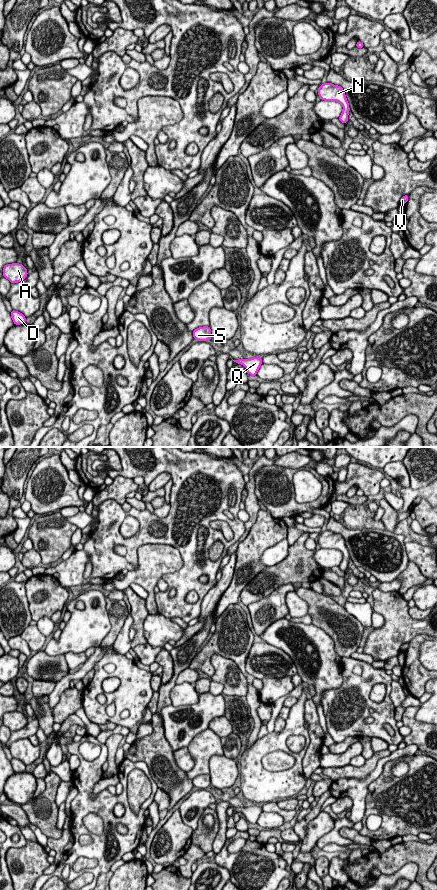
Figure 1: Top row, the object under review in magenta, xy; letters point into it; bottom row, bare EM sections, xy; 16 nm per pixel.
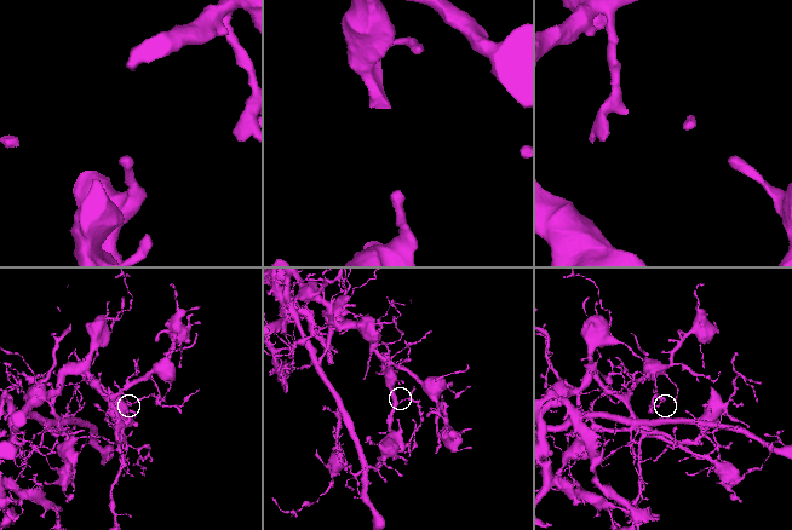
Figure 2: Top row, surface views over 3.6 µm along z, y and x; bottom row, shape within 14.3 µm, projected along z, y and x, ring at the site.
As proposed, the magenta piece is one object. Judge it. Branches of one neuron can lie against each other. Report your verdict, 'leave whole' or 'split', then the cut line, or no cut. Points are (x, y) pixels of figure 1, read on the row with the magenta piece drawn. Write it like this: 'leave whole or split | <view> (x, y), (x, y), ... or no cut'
leave whole | no cut

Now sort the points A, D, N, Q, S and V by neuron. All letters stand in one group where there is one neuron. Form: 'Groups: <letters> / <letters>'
Groups: A D N Q S V

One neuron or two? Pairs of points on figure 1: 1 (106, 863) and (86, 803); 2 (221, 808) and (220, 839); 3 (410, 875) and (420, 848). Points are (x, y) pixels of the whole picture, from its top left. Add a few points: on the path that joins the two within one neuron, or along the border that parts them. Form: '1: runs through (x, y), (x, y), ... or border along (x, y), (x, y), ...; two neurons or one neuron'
1: runs through (104, 846), (107, 817), (103, 813); one neuron
2: runs through (222, 816), (222, 831); one neuron
3: border along (419, 866), (414, 862), (406, 862), (393, 873); two neurons

